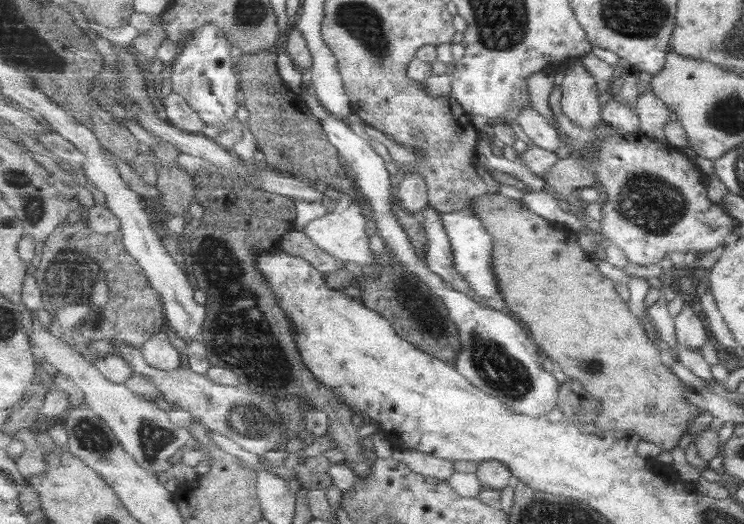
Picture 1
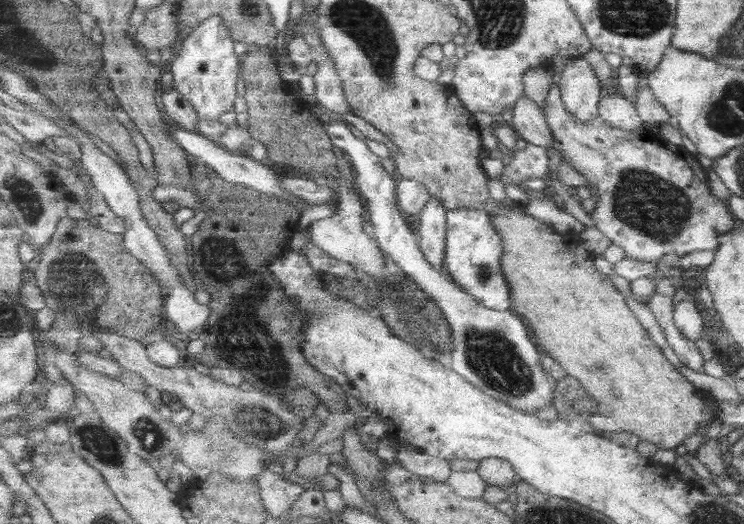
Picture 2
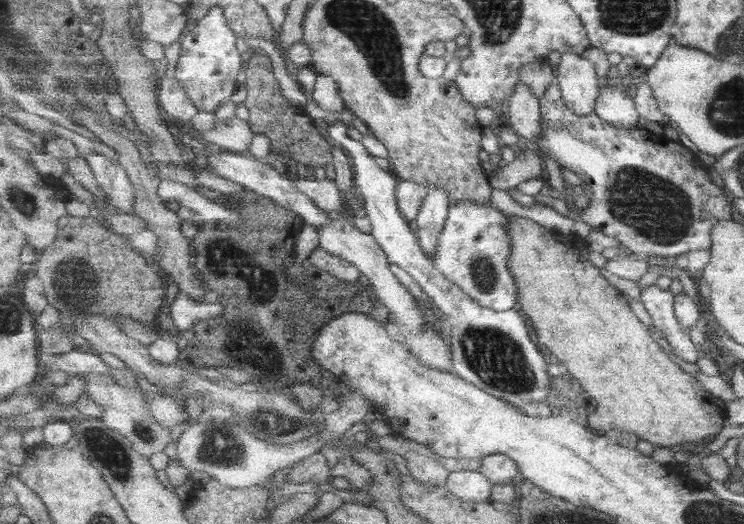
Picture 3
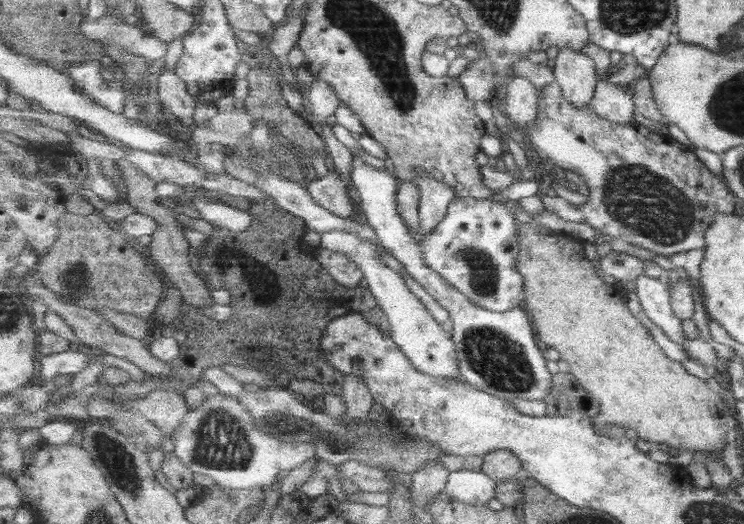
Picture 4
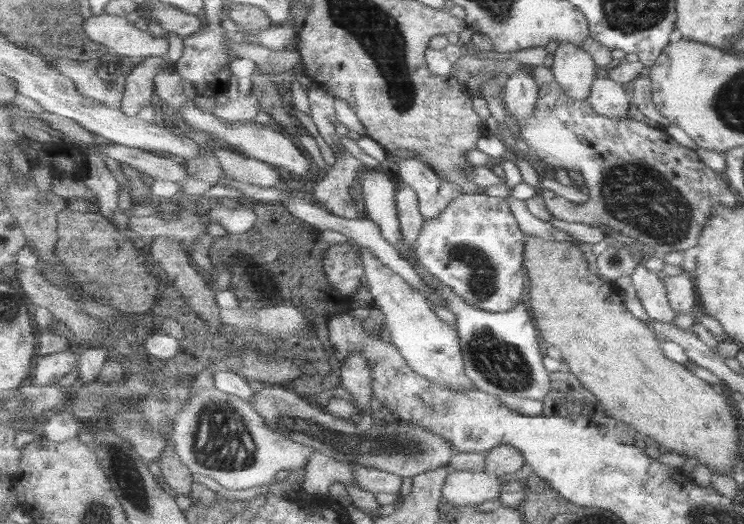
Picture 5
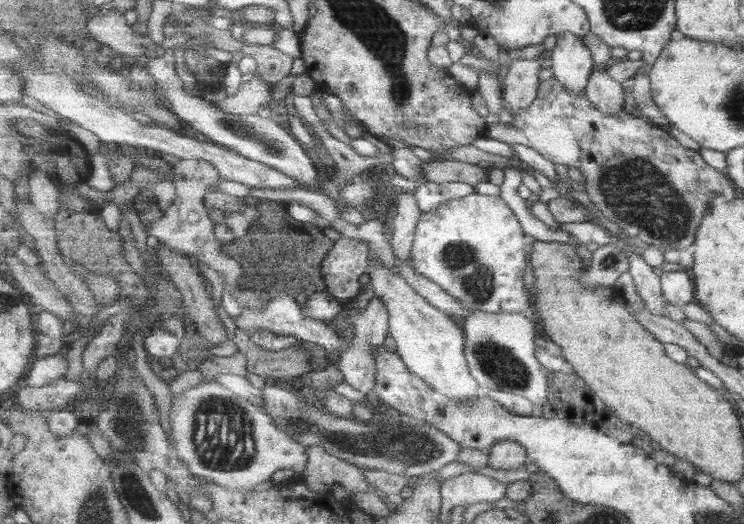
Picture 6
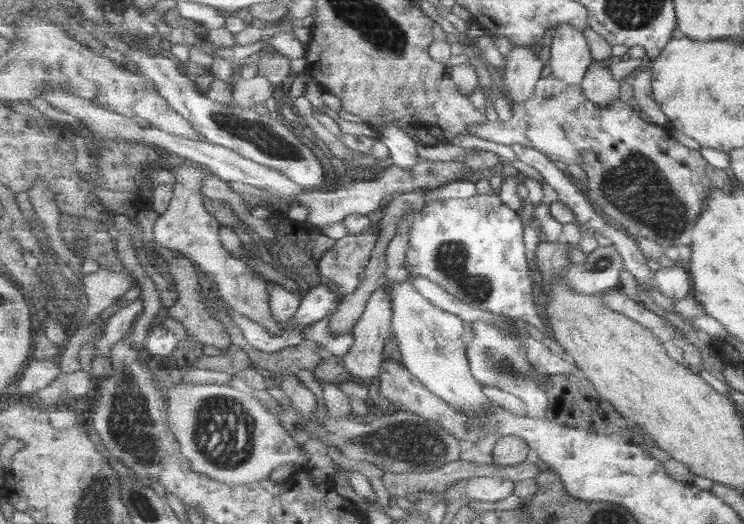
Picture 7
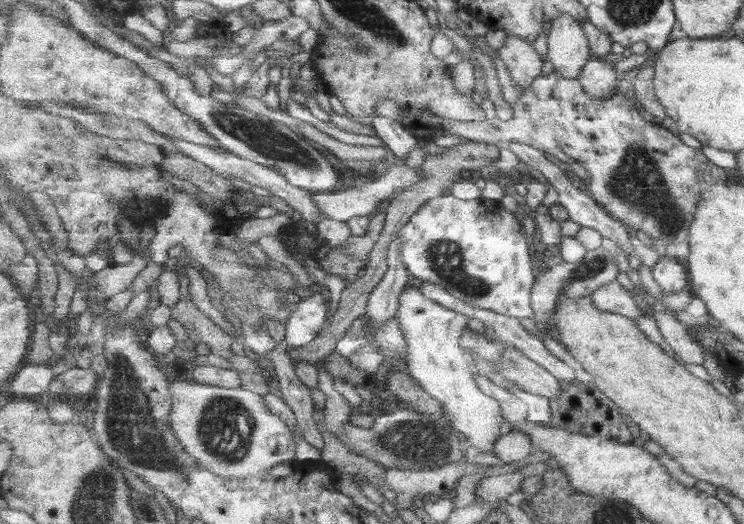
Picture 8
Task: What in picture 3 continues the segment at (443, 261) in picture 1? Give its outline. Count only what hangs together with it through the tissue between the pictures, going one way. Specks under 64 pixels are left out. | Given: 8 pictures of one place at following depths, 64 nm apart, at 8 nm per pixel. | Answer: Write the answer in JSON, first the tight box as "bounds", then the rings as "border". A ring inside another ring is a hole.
{"bounds":[414,187,450,259],"border":[[[439,187],[427,189],[427,197],[414,223],[414,229],[420,246],[429,259],[439,247],[439,238],[445,229],[450,208],[449,191]]]}

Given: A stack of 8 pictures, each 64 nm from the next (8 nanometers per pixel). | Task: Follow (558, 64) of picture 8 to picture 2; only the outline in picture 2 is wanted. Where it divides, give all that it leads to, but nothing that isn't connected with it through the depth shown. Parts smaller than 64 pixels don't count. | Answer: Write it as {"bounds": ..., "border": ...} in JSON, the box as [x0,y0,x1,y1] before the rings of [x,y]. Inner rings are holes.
{"bounds":[558,57,605,122],"border":[[[567,57],[558,85],[567,110],[583,122],[600,116],[599,107],[605,90],[591,63],[579,57]]]}

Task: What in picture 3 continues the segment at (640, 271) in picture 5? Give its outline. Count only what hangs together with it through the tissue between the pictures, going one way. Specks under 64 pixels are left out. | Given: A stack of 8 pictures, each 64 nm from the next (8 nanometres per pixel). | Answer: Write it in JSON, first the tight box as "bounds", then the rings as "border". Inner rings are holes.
{"bounds":[639,284,698,363],"border":[[[650,284],[646,288],[641,288],[639,300],[643,302],[654,327],[674,349],[673,353],[685,362],[695,363],[698,352],[689,341],[688,332],[683,329],[681,322],[677,319],[674,307],[675,297],[671,291]]]}

